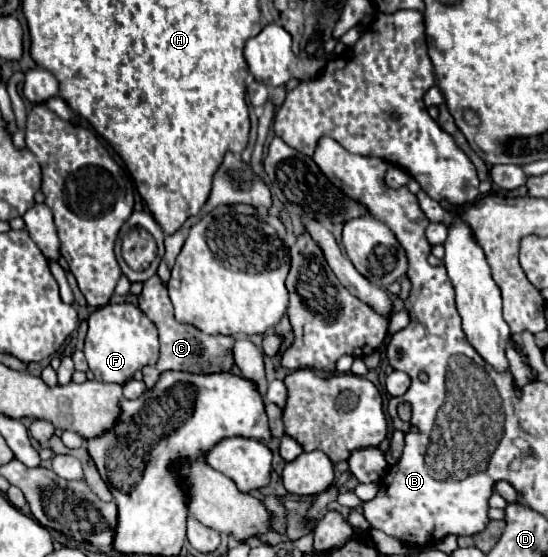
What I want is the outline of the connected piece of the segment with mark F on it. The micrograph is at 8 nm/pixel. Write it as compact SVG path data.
M107 304L89 316L89 332L85 338L85 356L89 370L97 382L125 384L147 364L155 364L159 356L155 324L133 304Z

